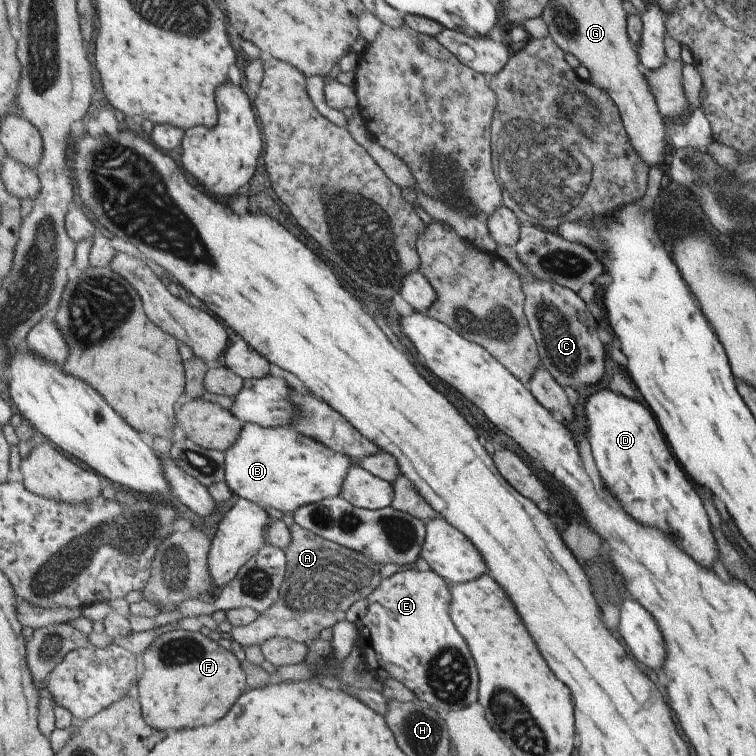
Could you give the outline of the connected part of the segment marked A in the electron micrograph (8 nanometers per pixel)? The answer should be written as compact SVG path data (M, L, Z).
M296 523L290 529L293 542L283 548L288 574L279 587L278 602L261 613L253 624L235 628L234 640L242 648L261 647L271 638L291 638L308 644L325 628L345 621L347 610L358 600L368 600L383 582L379 566L365 554L324 539Z

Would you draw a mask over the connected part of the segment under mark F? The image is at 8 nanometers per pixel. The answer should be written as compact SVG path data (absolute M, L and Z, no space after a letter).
M175 629L162 633L143 651L140 658L140 706L145 720L155 728L183 730L215 724L227 716L239 694L249 690L241 661L237 660L231 650L224 649L200 631Z

